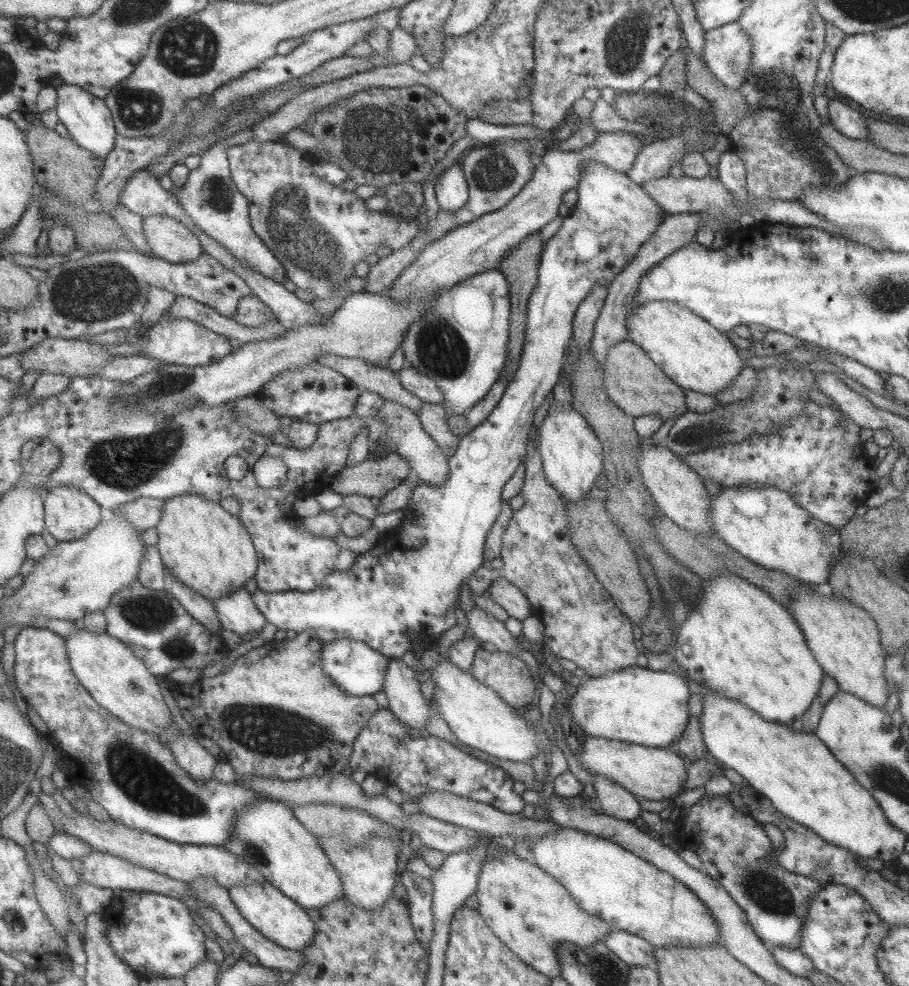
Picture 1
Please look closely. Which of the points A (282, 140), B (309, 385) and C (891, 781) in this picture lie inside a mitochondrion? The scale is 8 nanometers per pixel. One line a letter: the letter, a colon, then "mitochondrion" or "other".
A: other
B: other
C: mitochondrion

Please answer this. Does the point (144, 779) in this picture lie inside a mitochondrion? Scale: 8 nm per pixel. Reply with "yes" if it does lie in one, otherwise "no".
yes

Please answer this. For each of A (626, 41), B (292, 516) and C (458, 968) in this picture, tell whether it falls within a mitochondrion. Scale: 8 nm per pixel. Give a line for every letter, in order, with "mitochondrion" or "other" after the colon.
A: mitochondrion
B: other
C: other

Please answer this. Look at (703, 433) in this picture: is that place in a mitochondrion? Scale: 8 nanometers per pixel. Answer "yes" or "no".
yes

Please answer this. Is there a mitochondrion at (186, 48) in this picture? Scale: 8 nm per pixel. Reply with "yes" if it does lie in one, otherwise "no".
yes

